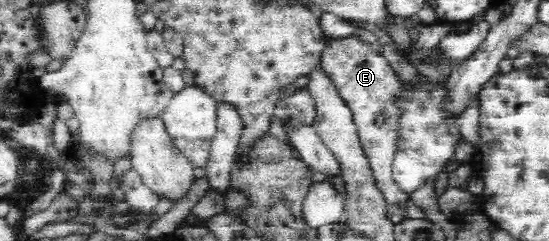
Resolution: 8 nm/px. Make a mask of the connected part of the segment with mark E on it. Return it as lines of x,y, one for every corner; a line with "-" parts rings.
354,35
328,39
317,70
332,83
340,99
349,108
374,186
380,191
386,206
395,206
401,212
403,220
410,220
412,216
408,206
409,194
396,184
391,169
397,137
395,127
397,112
390,105
391,92
399,87
400,79
384,56
375,55
375,48
374,44
366,44

